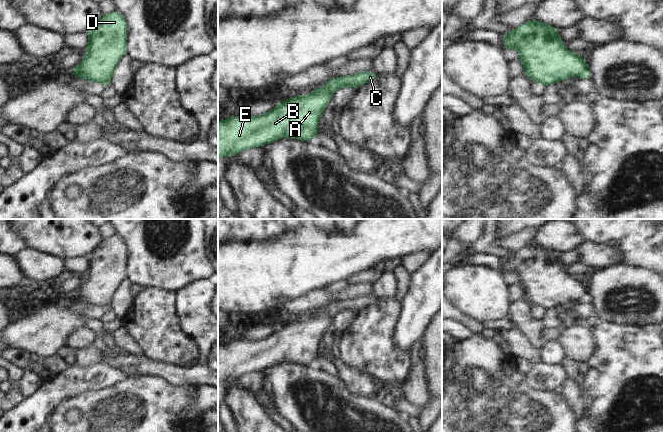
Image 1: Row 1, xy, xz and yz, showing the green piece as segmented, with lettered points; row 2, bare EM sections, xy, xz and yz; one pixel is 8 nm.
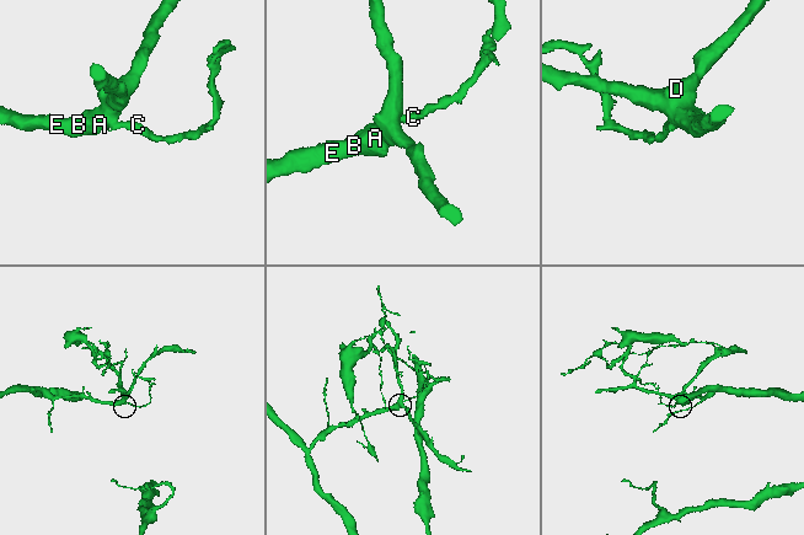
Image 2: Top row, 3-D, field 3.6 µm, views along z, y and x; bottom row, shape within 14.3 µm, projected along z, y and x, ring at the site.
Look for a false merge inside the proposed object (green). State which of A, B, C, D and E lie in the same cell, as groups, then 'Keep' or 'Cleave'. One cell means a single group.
Groups: A B D E / C. Cleave.

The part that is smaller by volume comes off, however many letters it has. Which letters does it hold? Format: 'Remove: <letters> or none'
Remove: C

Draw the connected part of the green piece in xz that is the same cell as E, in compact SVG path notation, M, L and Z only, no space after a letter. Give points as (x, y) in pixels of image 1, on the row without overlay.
M317 311L310 319L289 322L270 336L262 340L230 340L229 343L218 345L218 382L234 380L247 372L263 370L280 362L296 362L307 366L318 360L318 344L333 320L325 312Z

